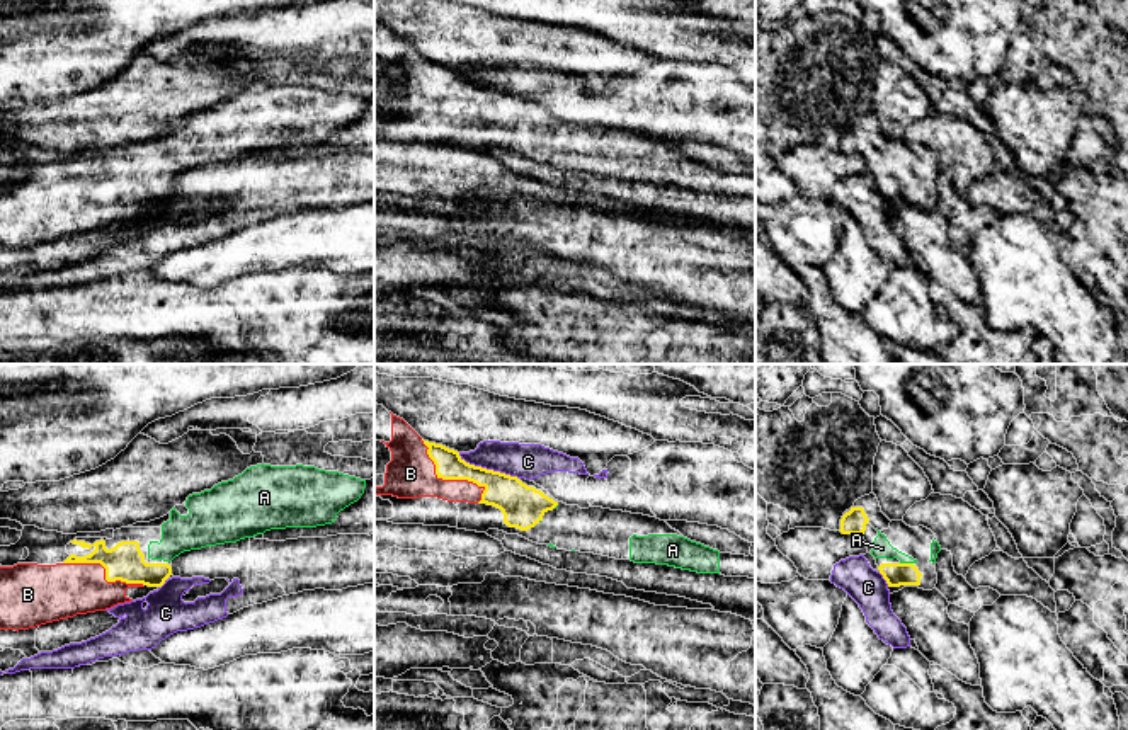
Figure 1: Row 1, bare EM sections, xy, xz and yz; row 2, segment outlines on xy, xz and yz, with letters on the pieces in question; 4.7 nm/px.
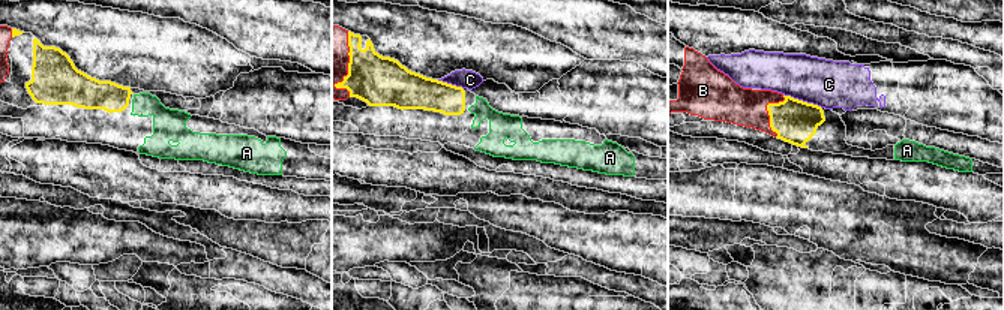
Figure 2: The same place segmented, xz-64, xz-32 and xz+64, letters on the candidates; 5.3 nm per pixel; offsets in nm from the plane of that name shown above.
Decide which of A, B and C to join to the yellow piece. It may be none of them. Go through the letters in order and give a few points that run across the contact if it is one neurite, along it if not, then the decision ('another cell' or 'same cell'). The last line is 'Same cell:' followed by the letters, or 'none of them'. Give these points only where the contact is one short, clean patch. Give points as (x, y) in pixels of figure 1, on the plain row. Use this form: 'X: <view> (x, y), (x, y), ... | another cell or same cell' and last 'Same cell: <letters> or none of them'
A: same cell
B: same cell
C: another cell
Same cell: A, B

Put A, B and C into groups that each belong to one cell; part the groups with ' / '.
A B / C

